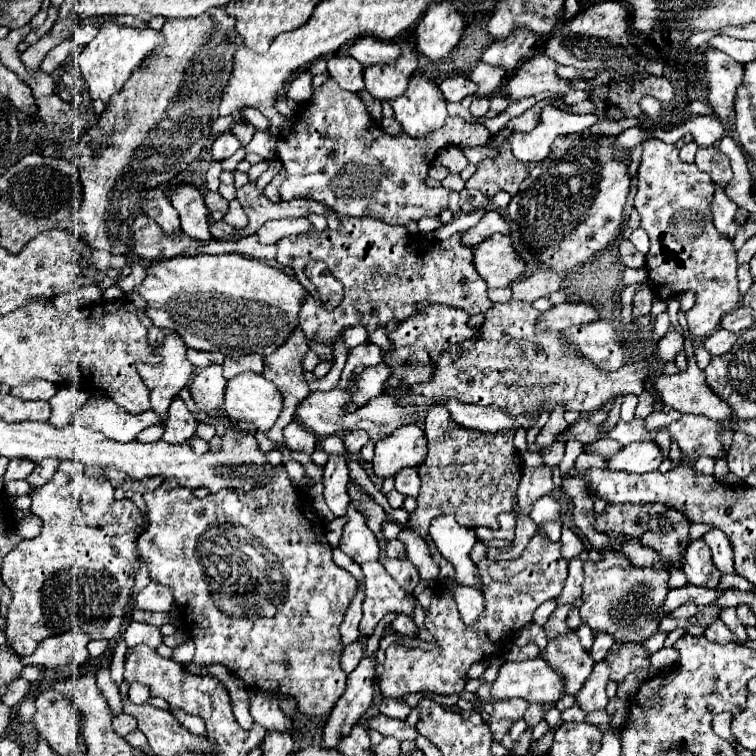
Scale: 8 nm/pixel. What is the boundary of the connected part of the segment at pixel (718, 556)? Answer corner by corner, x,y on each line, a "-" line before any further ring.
714,528
712,532
708,532
704,536
704,540
708,540
708,546
712,550
712,560
714,560
716,568
722,574
734,574
734,552
732,552
732,544
724,536
724,532

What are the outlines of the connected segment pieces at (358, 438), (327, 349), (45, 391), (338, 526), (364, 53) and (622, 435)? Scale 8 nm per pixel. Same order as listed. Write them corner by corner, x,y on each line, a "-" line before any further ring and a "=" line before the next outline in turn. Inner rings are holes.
348,432
348,434
344,434
344,448
348,450
348,454
356,454
356,452
360,452
360,448
368,442
370,438
368,438
368,434
366,432
=
308,341
308,345
320,358
321,361
328,361
331,365
334,364
333,346
327,346
319,342
=
32,380
28,384
16,386
10,390
12,396
22,398
22,400
50,400
56,394
56,384
46,382
46,380
=
342,516
342,518
336,518
336,520
332,520
332,522
328,522
326,524
326,538
328,538
328,542
332,544
332,548
336,548
338,546
338,542
340,542
340,538
342,538
342,532
344,532
344,526
346,526
346,516
=
362,36
350,46
350,56
354,56
362,66
390,64
400,56
400,46
396,42
384,42
374,36
=
636,418
634,422
618,422
618,426
610,432
610,434
606,434
606,436
610,436
610,438
614,438
614,440
618,440
620,444
632,444
632,442
642,442
642,440
654,440
654,436
656,436
656,432
646,432
644,430
644,420
640,420
640,418

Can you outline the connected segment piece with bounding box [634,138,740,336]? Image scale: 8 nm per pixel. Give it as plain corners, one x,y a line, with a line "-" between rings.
650,138
644,144
642,162
638,168
638,194
634,198
634,206
642,216
642,228
650,236
650,250
646,254
646,270
652,292
658,298
668,300
682,292
692,290
696,296
696,304
688,310
688,330
692,336
708,336
718,328
718,322
724,314
734,310
740,304
738,280
736,280
736,250
728,238
718,234
712,224
710,200
714,196
714,184
710,176
698,170
696,164
686,164
678,156
678,148
674,144
666,144
658,138

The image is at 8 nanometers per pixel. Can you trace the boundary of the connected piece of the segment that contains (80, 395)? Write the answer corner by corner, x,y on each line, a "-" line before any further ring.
64,386
58,390
58,394
50,400
52,406
52,416
50,416
50,424
54,428
64,428
72,414
88,400
88,392
76,386

